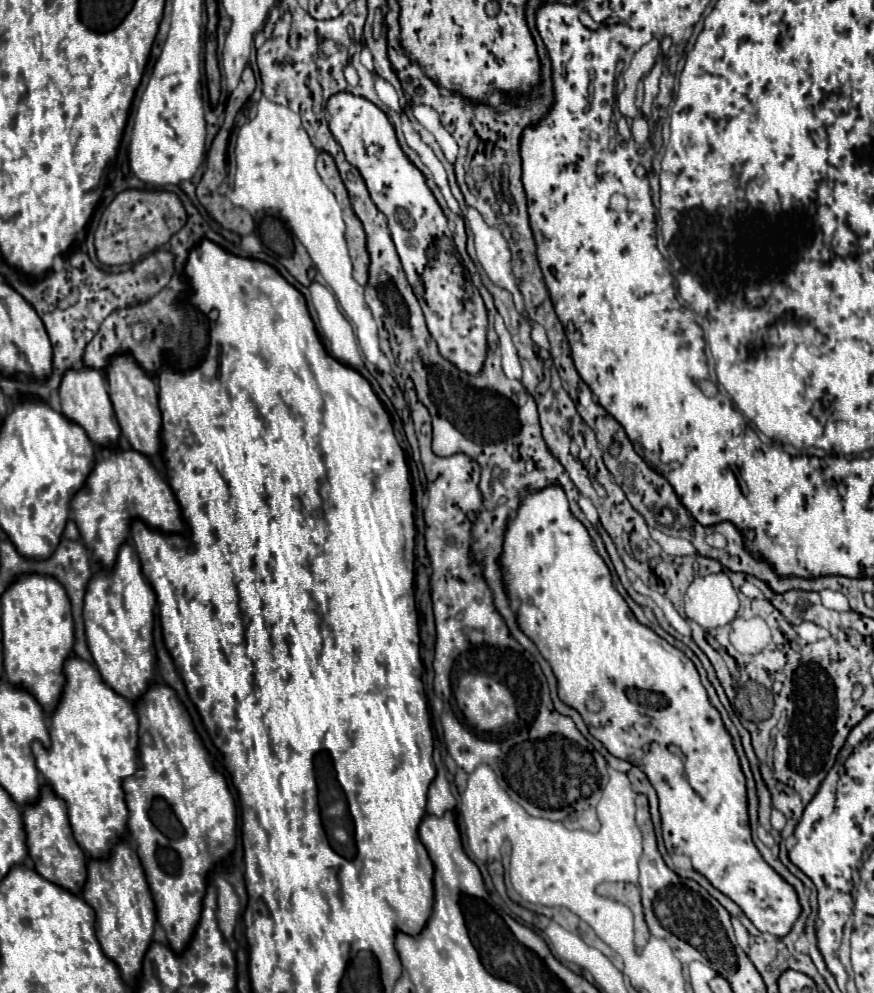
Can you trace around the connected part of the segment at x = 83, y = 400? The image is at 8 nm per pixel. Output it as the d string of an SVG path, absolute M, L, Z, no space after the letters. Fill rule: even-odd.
M80 366L80 368L68 368L62 376L60 388L60 404L62 404L62 414L68 416L70 420L74 420L76 424L80 424L90 440L100 446L100 444L118 444L120 442L120 428L110 404L110 396L108 396L108 388L106 388L106 380L104 374L96 368L88 368L88 366Z

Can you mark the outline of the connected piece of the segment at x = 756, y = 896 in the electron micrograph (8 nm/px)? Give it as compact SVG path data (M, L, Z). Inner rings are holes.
M548 486L540 492L532 492L532 494L526 494L526 498L522 500L518 512L516 512L516 518L510 520L508 524L508 536L504 538L504 556L500 560L502 568L504 568L504 582L506 582L506 588L508 588L508 594L510 598L518 598L520 600L520 608L518 608L518 624L520 624L520 630L536 644L536 648L540 650L540 654L548 660L548 664L552 666L552 672L554 676L558 678L558 696L562 702L574 706L580 716L584 718L590 734L594 738L598 738L610 754L614 754L616 758L620 760L626 760L634 766L638 766L650 780L650 784L654 786L656 794L658 794L658 800L660 800L660 816L662 816L662 832L664 832L664 844L666 844L666 850L668 854L684 854L690 858L692 862L692 868L698 870L700 874L704 874L710 884L714 888L718 888L722 894L726 894L730 900L734 900L742 910L744 914L752 920L752 924L760 930L760 932L768 932L776 938L782 938L790 932L790 928L794 926L796 918L800 916L802 912L802 906L798 902L798 894L796 890L760 856L758 848L754 846L752 842L752 834L750 834L750 824L748 824L748 798L746 798L746 778L744 778L744 772L740 768L740 760L736 756L736 750L734 750L734 744L732 744L732 738L728 734L728 730L724 728L724 722L718 714L718 710L710 704L708 700L708 694L700 682L700 676L696 672L696 666L694 662L678 648L674 648L672 644L668 644L666 640L662 640L660 636L656 636L656 632L652 632L648 626L642 626L634 614L630 612L626 600L618 594L618 590L612 586L612 578L610 578L610 570L608 566L604 564L604 560L598 556L598 552L592 548L592 540L590 540L590 534L588 530L582 526L580 520L576 520L570 510L568 510L568 500L564 496L564 490L562 488L556 488L556 486ZM590 698L600 698L604 702L602 710L600 712L590 712L586 708L586 702Z

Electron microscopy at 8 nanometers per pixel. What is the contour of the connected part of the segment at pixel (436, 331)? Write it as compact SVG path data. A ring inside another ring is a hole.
M338 92L338 94L328 98L326 108L330 114L328 126L330 126L332 136L342 146L346 160L360 170L362 178L366 180L366 186L370 190L374 204L388 218L388 228L390 228L392 240L396 244L398 256L402 260L402 268L404 268L408 282L412 284L412 288L416 288L420 280L424 282L420 306L424 310L428 330L430 330L432 338L436 340L440 354L448 362L452 362L458 370L472 374L472 376L478 374L484 366L484 358L486 358L486 350L488 350L488 344L486 344L486 326L488 326L486 308L484 308L482 296L476 288L474 288L474 292L466 292L466 288L464 288L464 270L462 270L462 262L458 258L456 246L452 242L452 232L448 230L448 220L446 220L442 208L438 206L436 198L432 196L430 188L426 186L422 172L416 170L416 166L404 156L404 152L396 140L394 126L390 124L386 114L378 106L374 106L370 100L366 100L362 96L354 96L350 92Z

